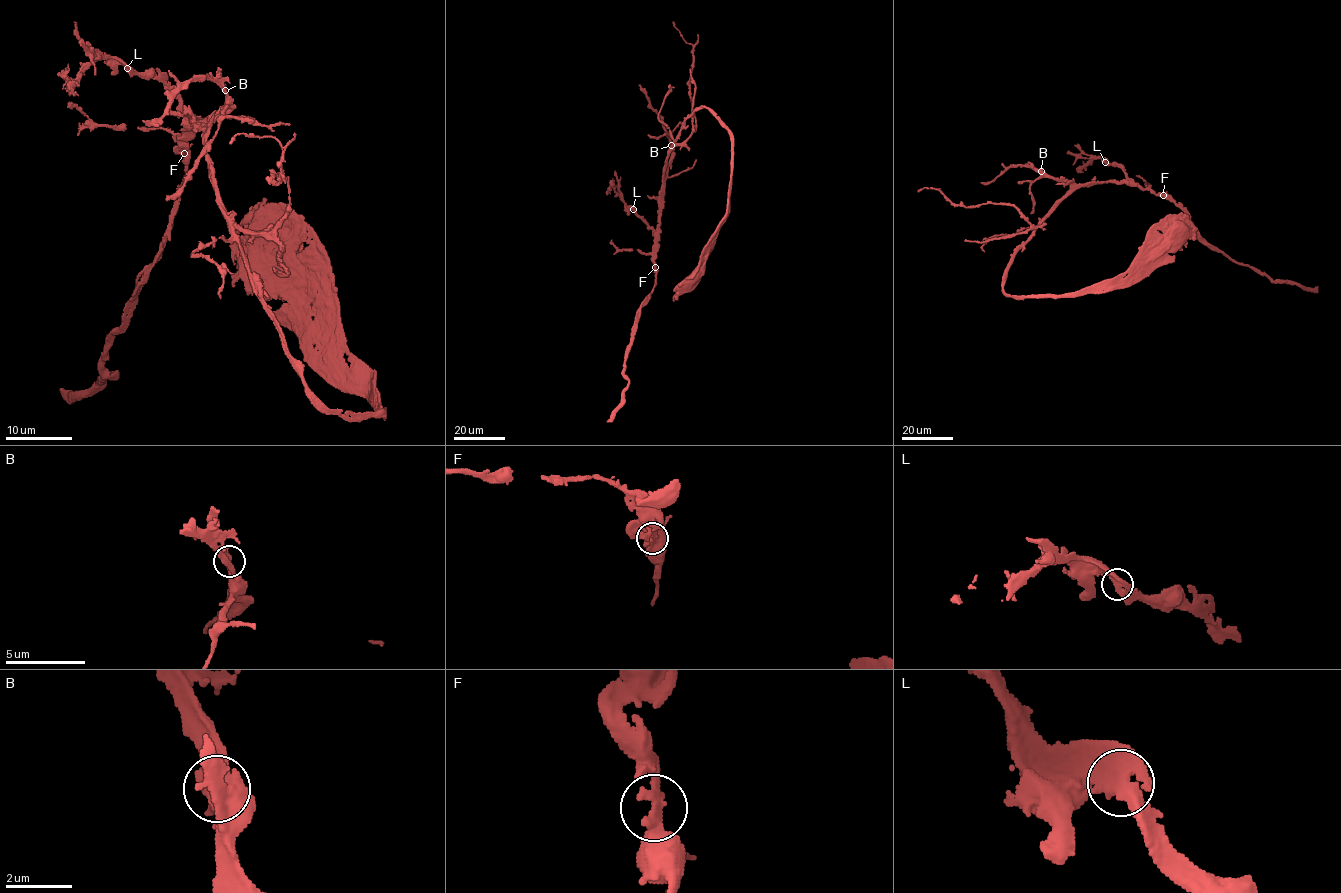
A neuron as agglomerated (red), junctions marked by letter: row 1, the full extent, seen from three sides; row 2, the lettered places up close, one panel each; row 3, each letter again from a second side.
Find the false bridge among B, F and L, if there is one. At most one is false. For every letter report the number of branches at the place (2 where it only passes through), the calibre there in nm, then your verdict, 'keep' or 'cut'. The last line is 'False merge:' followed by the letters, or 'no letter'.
B: 2 branches meet; 550 nm thick; keep
F: 2 branches meet; 440 nm thick; keep
L: 2 branches meet; 480 nm thick; keep
False merge: no letter

